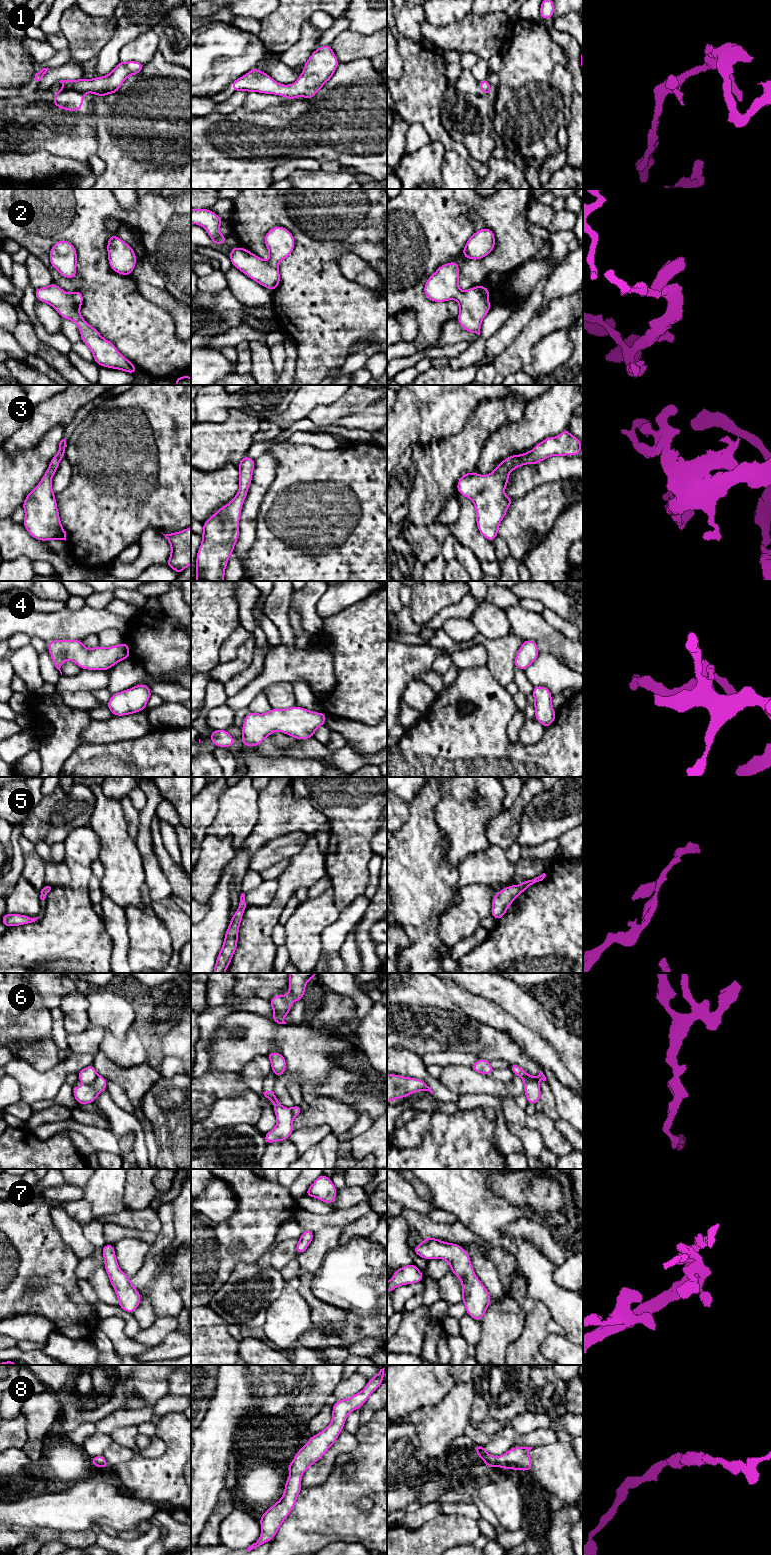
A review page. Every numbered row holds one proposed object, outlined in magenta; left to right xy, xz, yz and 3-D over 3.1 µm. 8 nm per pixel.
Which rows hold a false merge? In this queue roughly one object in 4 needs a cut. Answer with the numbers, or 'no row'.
6

